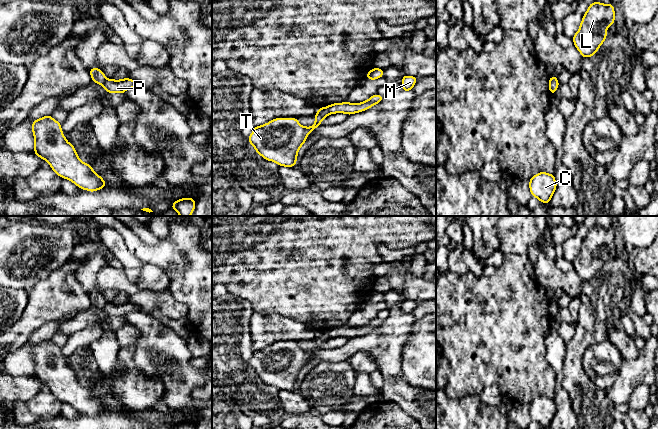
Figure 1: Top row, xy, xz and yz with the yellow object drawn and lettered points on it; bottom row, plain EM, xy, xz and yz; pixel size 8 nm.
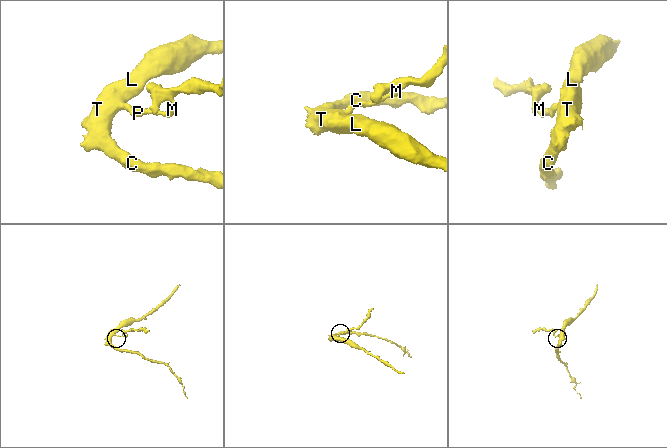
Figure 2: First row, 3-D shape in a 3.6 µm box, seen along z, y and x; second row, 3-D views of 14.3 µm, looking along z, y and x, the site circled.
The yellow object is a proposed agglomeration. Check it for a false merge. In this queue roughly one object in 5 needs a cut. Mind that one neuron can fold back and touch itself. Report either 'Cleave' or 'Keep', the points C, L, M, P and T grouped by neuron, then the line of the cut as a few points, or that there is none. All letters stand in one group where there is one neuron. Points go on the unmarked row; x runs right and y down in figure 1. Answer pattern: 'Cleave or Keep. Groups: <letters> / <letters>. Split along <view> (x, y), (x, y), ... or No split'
Cleave. Groups: C L T / M P. Split along xz (326, 331), (329, 337)

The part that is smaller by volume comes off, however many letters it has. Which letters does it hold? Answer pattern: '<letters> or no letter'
M, P

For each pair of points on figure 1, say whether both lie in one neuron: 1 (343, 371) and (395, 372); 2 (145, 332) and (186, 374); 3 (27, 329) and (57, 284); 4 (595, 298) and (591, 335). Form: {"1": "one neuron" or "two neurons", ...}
{"1": "two neurons", "2": "one neuron", "3": "one neuron", "4": "one neuron"}

